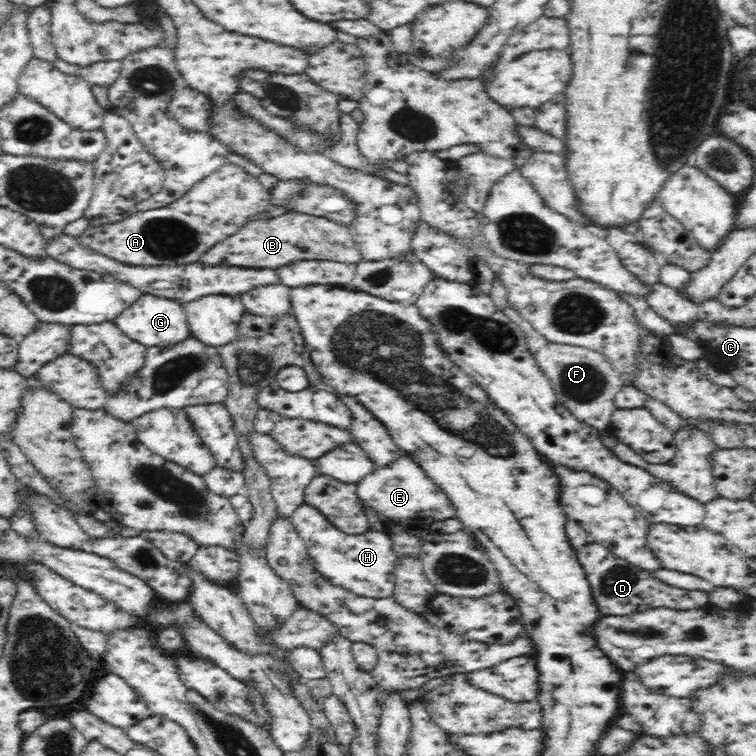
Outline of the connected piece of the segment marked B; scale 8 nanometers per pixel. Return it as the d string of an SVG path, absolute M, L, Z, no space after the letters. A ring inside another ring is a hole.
M288 212L276 218L248 222L234 236L210 248L200 258L200 262L210 264L210 266L246 266L246 268L250 266L280 268L296 260L316 260L316 258L336 260L336 262L358 262L362 258L360 258L360 252L356 250L356 242L352 240L348 227L335 221L330 222L329 219L323 217ZM320 228L322 228L322 236L320 236Z

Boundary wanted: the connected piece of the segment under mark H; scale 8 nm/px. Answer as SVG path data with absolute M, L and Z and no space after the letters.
M304 502L289 519L299 537L306 543L314 569L326 580L366 597L382 598L393 594L398 556L394 553L392 539L386 532L370 530L359 535L346 534L336 528L320 510Z

